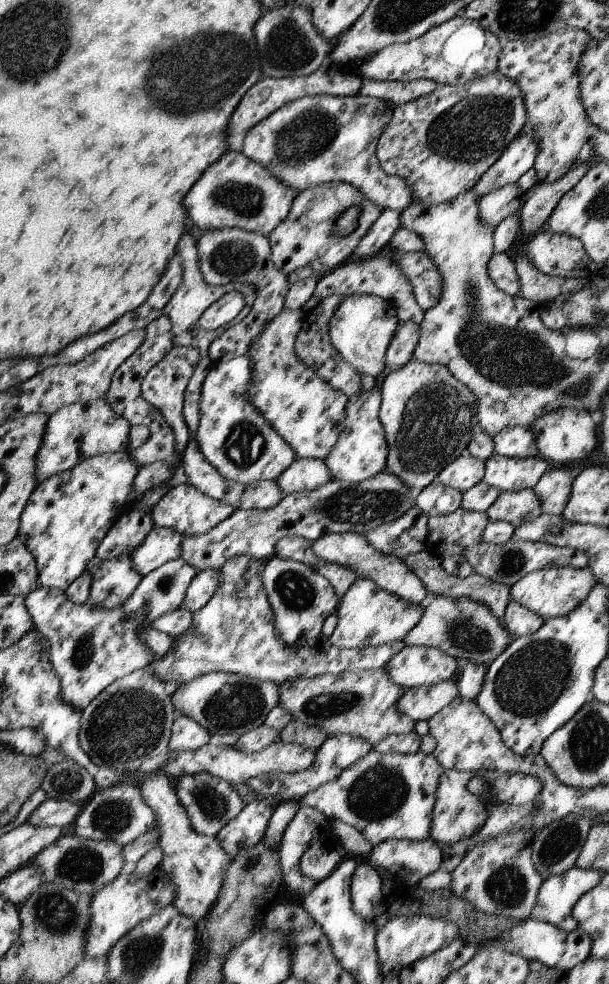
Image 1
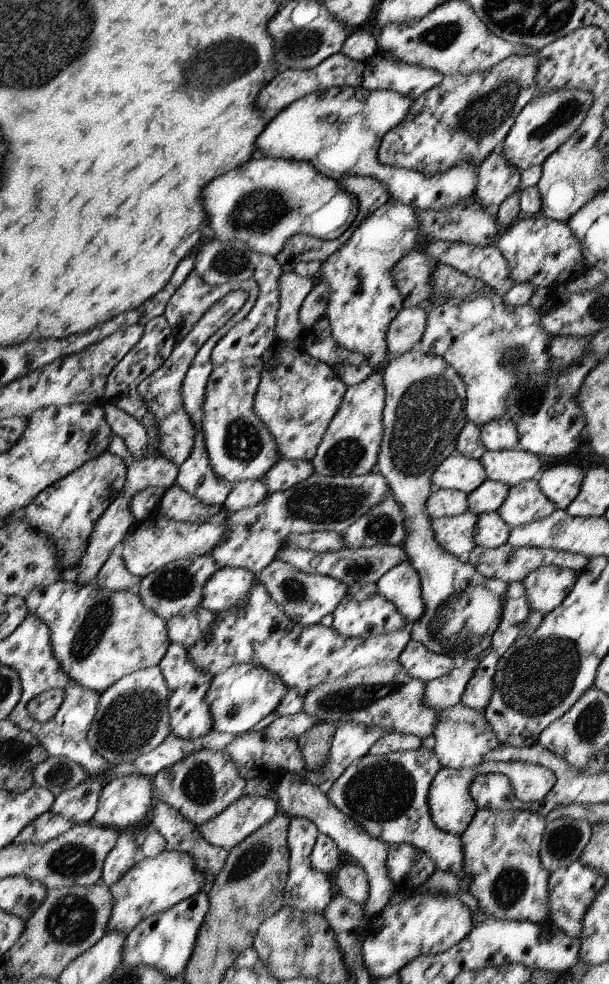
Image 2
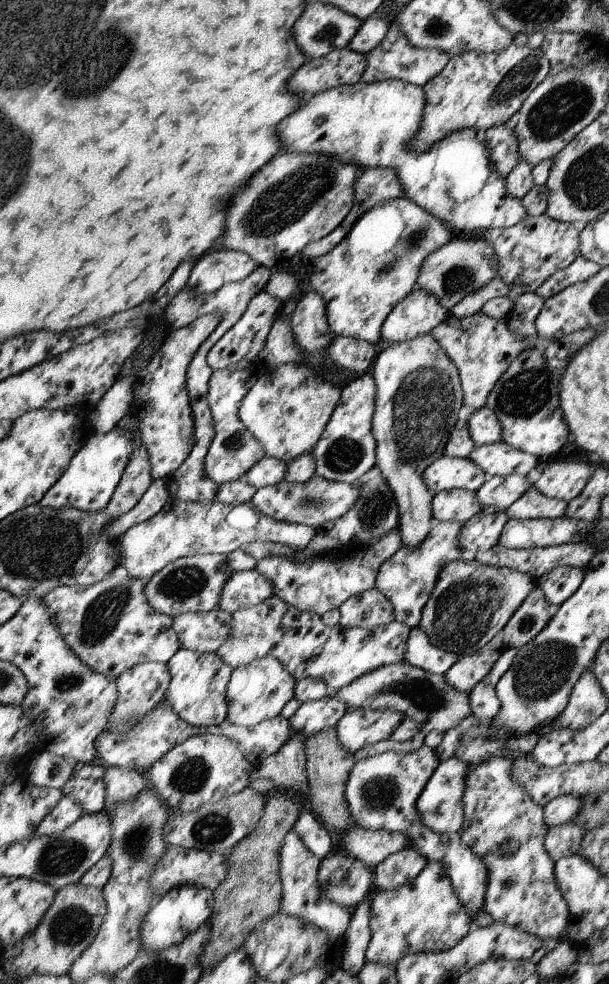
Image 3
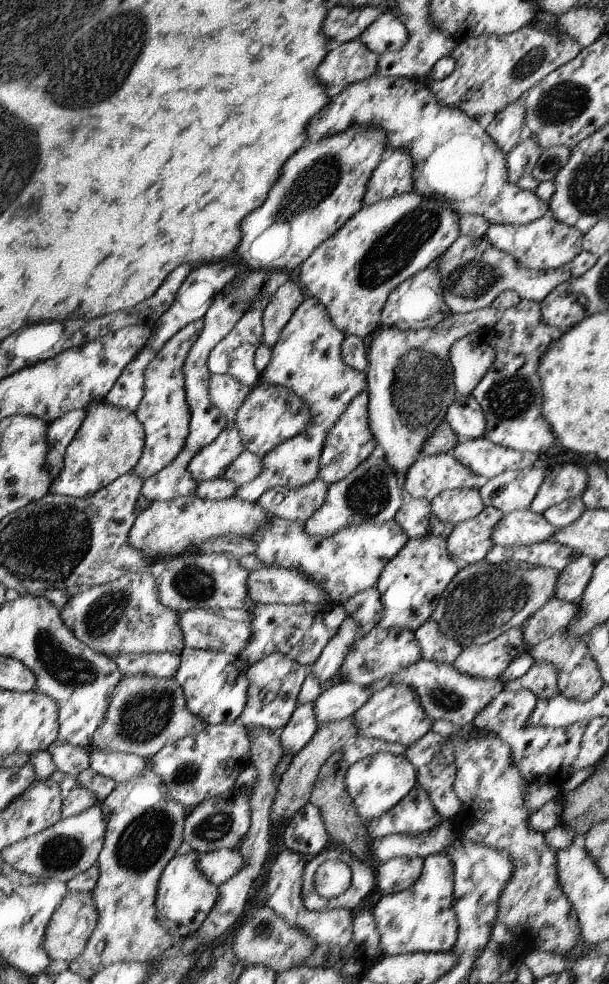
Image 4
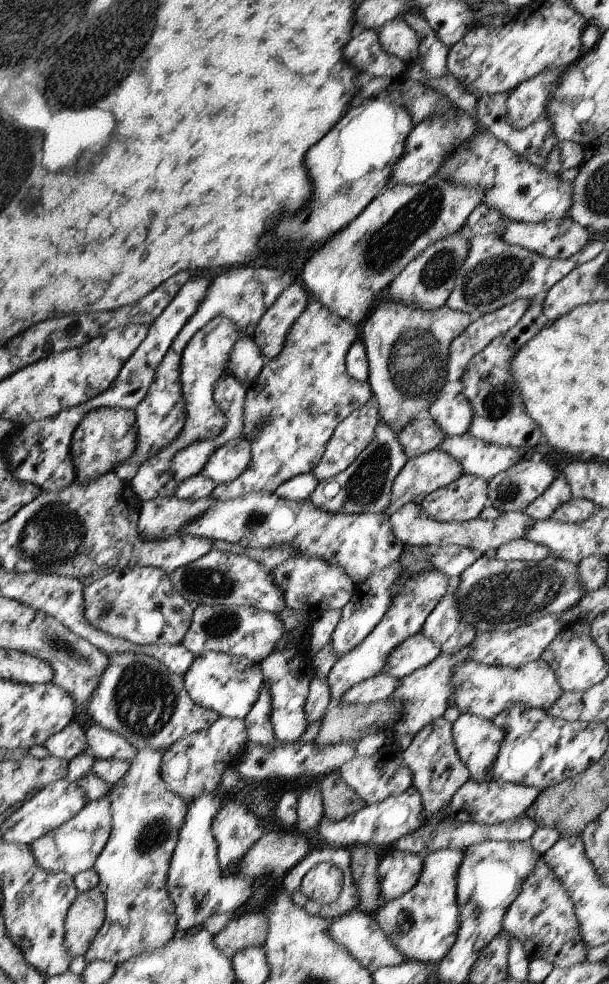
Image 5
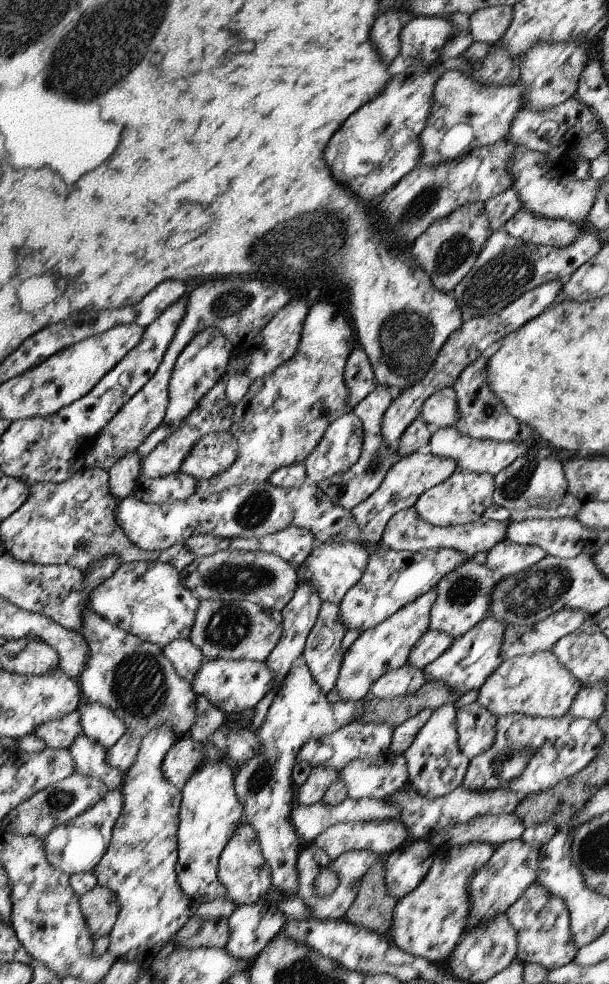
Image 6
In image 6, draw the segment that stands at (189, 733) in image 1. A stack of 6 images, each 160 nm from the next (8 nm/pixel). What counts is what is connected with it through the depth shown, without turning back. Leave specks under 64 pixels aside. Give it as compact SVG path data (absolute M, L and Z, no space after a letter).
M206 659L202 664L202 670L198 672L195 679L190 681L196 695L202 695L208 699L216 708L219 708L227 716L238 715L246 711L248 708L254 708L256 704L267 695L268 691L278 689L275 688L275 673L272 673L265 661L251 661L248 659Z

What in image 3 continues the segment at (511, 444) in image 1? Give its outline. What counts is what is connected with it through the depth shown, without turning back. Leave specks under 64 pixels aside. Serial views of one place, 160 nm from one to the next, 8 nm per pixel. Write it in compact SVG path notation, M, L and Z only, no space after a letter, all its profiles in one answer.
M487 406L480 410L468 412L464 410L468 419L469 433L476 445L489 445L503 441L503 425L496 413Z

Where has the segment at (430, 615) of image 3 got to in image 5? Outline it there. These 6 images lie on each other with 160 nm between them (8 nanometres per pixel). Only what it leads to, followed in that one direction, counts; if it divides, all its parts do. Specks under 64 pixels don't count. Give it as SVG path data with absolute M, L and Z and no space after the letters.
M484 554L460 576L459 587L455 592L462 612L461 621L472 625L476 634L491 631L506 632L514 630L522 623L530 624L539 618L551 614L563 614L572 605L576 605L581 596L586 594L581 583L578 567L572 561L556 558L554 555L539 563L523 563L522 561L504 562Z

